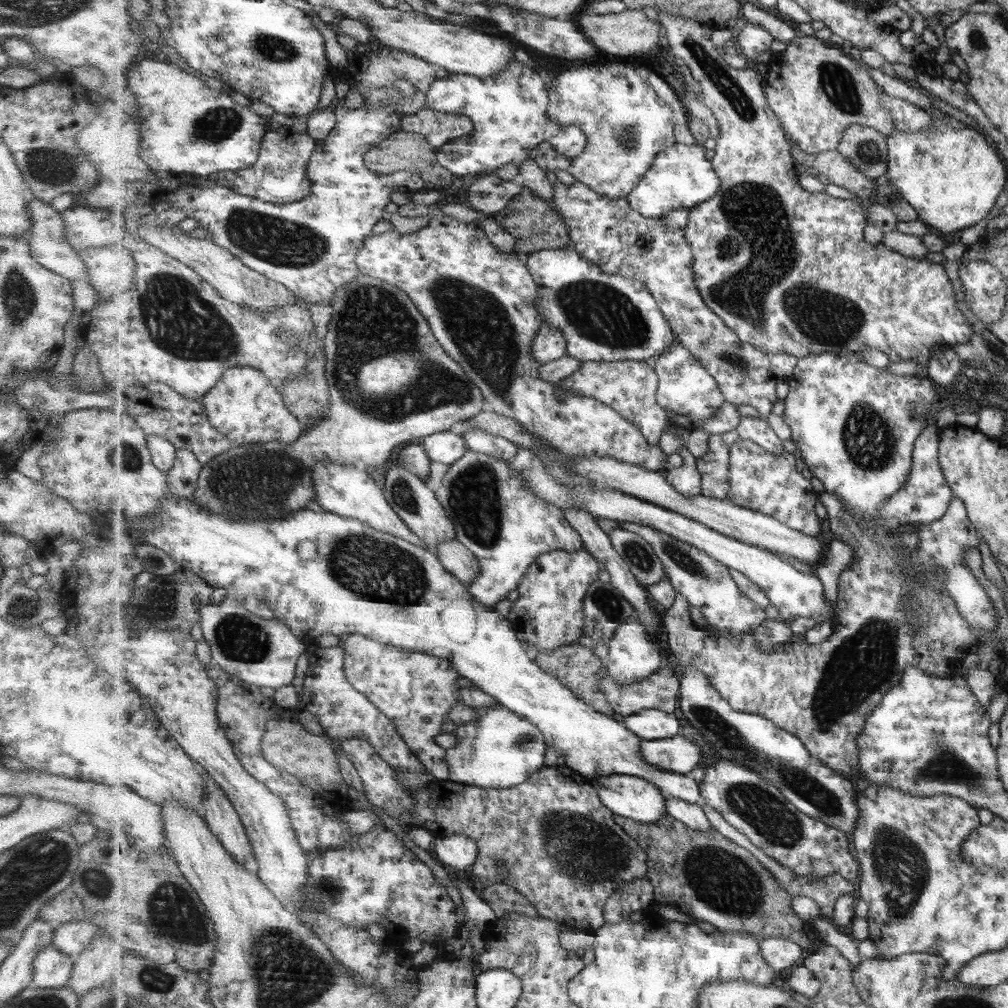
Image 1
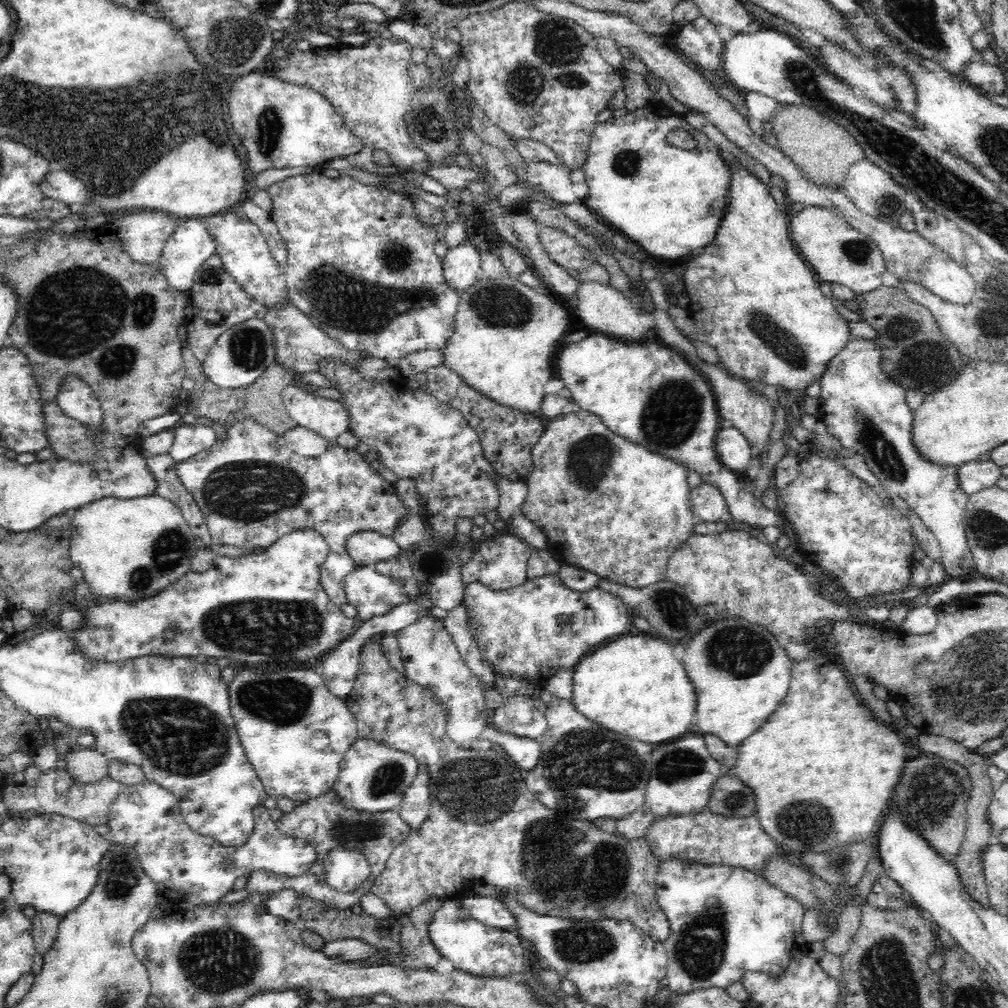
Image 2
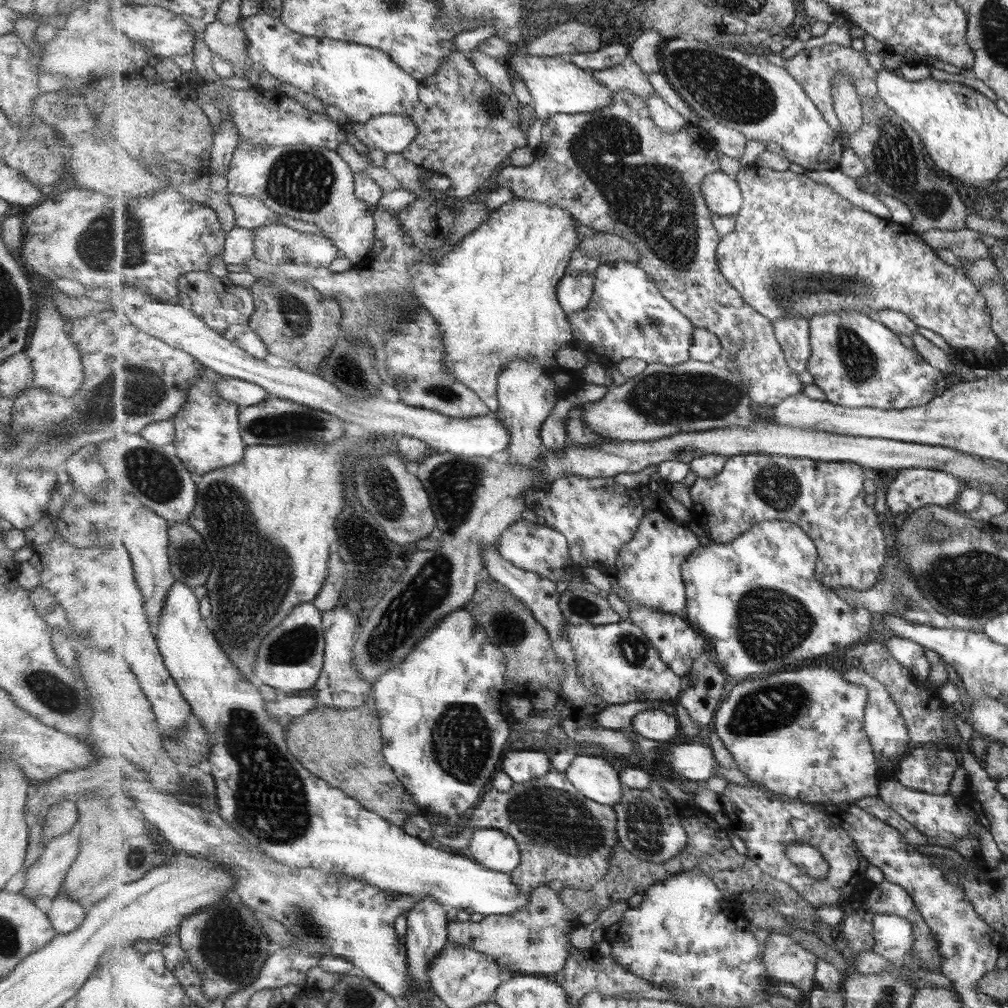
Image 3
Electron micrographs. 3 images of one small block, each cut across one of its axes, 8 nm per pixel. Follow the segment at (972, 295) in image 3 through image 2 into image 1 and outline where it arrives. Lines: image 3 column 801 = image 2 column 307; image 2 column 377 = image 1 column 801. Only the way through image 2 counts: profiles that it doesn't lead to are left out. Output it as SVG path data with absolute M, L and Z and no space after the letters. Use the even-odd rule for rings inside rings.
M663 10L657 13L661 26L665 28L665 35L671 46L674 56L681 59L689 68L691 77L700 85L700 99L715 113L721 129L721 136L715 140L716 146L712 163L714 169L719 173L722 180L721 190L704 203L699 203L698 207L691 208L689 222L685 228L687 241L691 243L695 255L694 274L695 283L698 284L699 293L706 304L718 314L727 327L731 328L742 342L754 345L768 354L790 354L800 359L812 354L837 353L841 354L849 351L861 352L865 349L879 349L886 352L891 357L892 362L899 360L913 360L920 366L929 368L929 360L933 354L934 346L954 346L969 342L974 336L973 326L969 318L957 308L957 292L953 288L951 278L947 276L947 270L943 264L933 264L928 259L918 260L909 258L893 249L887 247L882 242L869 244L865 240L865 226L867 217L863 213L861 203L851 199L833 198L825 192L814 193L803 188L800 183L800 173L797 172L797 164L791 153L791 146L795 144L787 140L782 121L771 108L770 101L766 97L766 73L763 66L750 65L747 69L739 70L733 68L725 62L725 52L713 42L711 42L712 28L701 24L697 20L691 20L685 16L673 16Z

